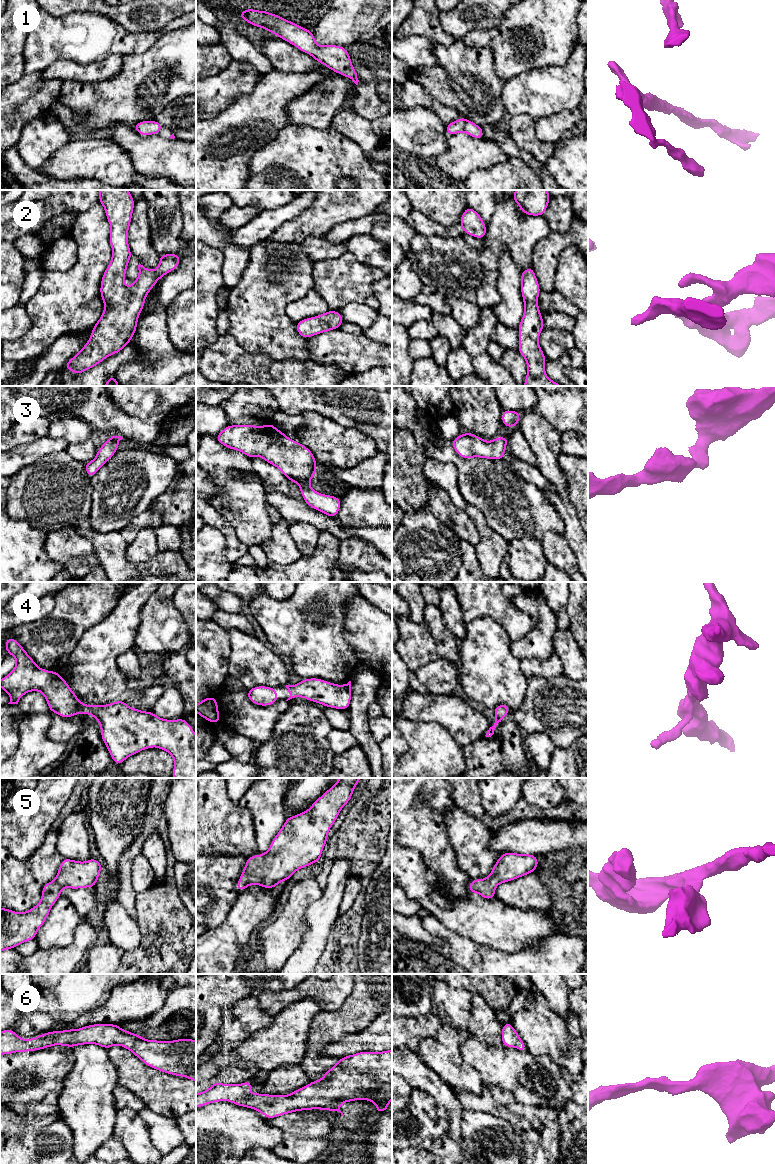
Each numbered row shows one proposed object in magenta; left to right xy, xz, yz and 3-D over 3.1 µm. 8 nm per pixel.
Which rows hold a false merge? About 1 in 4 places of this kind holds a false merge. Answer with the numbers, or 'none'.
none

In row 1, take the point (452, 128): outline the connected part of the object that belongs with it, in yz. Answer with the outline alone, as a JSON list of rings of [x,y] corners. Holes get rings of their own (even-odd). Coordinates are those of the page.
[[[463,116],[445,126],[445,130],[447,135],[455,135],[460,132],[465,132],[476,139],[484,138],[483,128],[472,121],[468,121]]]

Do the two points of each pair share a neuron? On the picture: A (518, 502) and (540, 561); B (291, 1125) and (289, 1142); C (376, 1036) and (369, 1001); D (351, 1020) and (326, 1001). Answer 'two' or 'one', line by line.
A: two
B: two
C: two
D: two

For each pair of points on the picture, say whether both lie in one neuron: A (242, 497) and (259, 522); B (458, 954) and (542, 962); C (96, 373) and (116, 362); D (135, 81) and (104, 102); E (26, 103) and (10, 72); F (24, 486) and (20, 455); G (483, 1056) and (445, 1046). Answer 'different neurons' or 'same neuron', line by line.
A: same neuron
B: same neuron
C: same neuron
D: same neuron
E: different neurons
F: different neurons
G: different neurons

